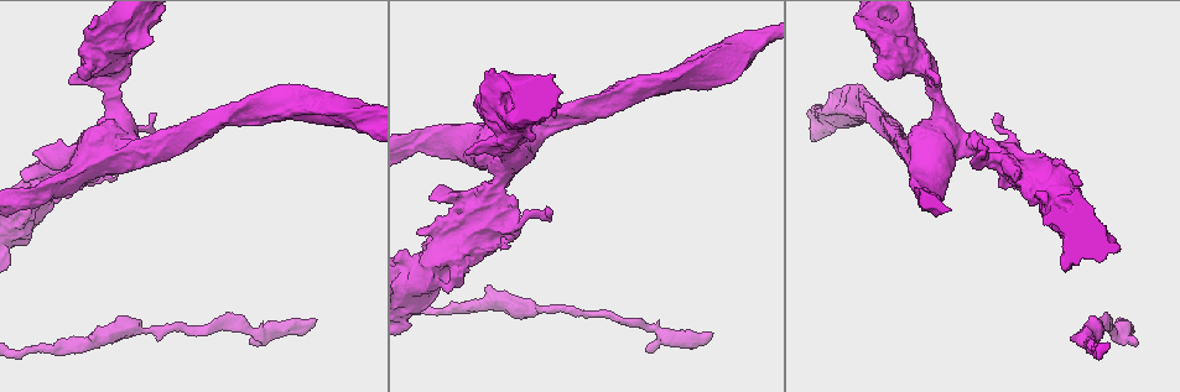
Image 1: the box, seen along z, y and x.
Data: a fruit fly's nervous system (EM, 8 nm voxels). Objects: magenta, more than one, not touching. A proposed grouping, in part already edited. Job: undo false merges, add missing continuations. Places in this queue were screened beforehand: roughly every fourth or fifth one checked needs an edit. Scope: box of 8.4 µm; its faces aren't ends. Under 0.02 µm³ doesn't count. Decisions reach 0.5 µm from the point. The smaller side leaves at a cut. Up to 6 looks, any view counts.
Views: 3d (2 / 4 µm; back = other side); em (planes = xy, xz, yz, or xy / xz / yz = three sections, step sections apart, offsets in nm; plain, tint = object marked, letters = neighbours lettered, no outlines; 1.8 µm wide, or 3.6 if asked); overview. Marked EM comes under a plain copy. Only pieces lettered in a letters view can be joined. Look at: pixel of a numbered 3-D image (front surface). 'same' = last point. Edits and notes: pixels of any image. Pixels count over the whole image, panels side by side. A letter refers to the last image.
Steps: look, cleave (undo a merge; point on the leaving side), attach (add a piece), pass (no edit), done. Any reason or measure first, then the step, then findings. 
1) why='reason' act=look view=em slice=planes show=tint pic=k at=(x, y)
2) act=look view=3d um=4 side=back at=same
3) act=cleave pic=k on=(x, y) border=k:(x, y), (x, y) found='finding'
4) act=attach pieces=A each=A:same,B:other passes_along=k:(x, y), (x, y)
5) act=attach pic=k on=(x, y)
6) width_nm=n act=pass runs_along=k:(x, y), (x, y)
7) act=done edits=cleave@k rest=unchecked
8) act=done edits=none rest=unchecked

why='free end' act=look view=em slice=xz step=8 show=tint pic=1 at=(313, 321)

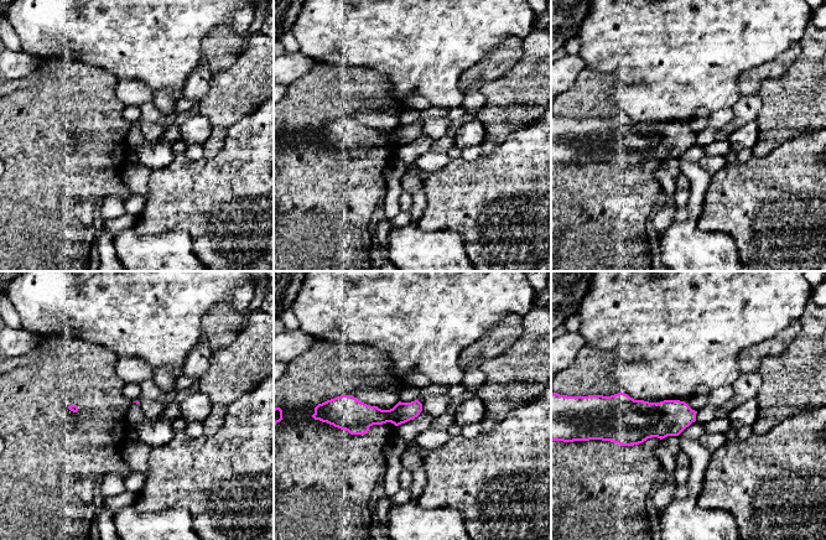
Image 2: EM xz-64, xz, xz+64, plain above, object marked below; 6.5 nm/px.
act=look view=em slice=planes show=letters at=same

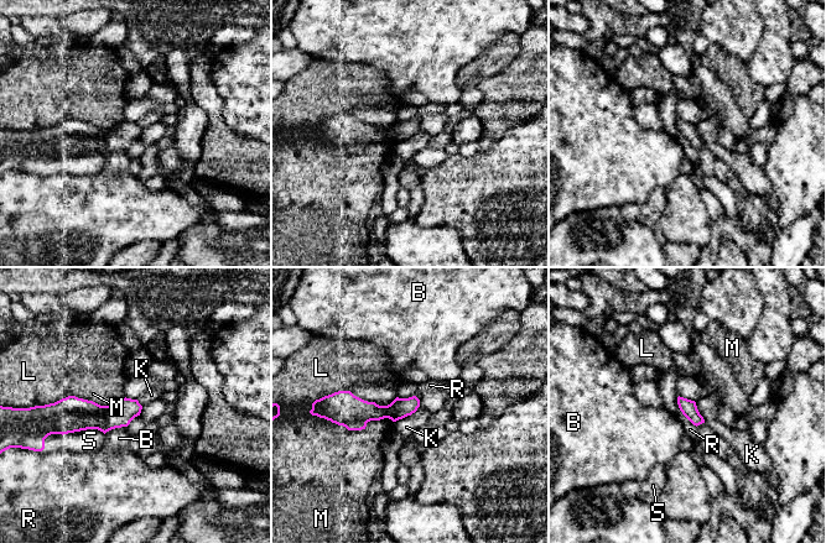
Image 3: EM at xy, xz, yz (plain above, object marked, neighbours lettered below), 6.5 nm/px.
act=attach pieces=S each=B:other,K:other,L:other,M:other,R:other,S:same passes_along=3:(69, 414), (83, 429), (89, 440) found='it goes on there'

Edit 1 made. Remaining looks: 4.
act=look view=3d um=4 pic=1 at=(1051, 192)

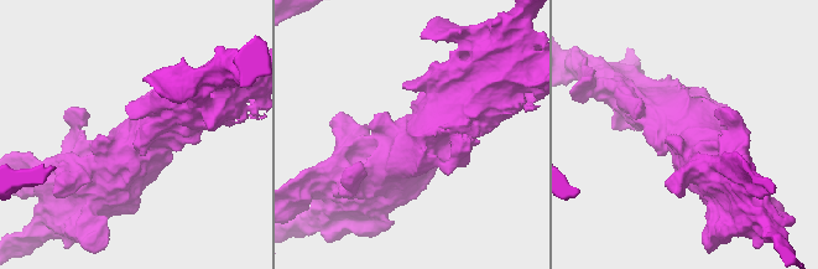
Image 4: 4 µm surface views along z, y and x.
why='now the EM' act=look view=em um=3.6 slice=yz step=8 show=letters pic=4 at=(690, 135)

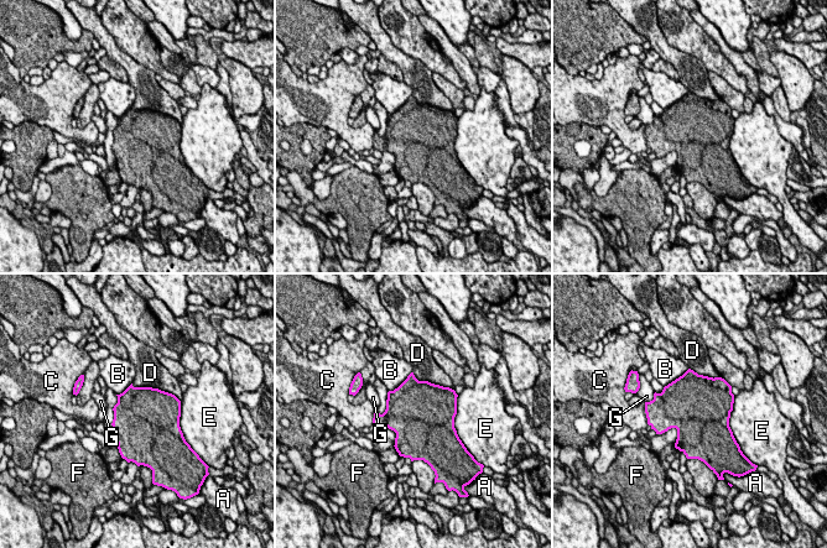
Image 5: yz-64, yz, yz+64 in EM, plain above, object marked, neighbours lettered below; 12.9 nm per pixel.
act=look view=em um=3.6 slice=planes show=letters at=same

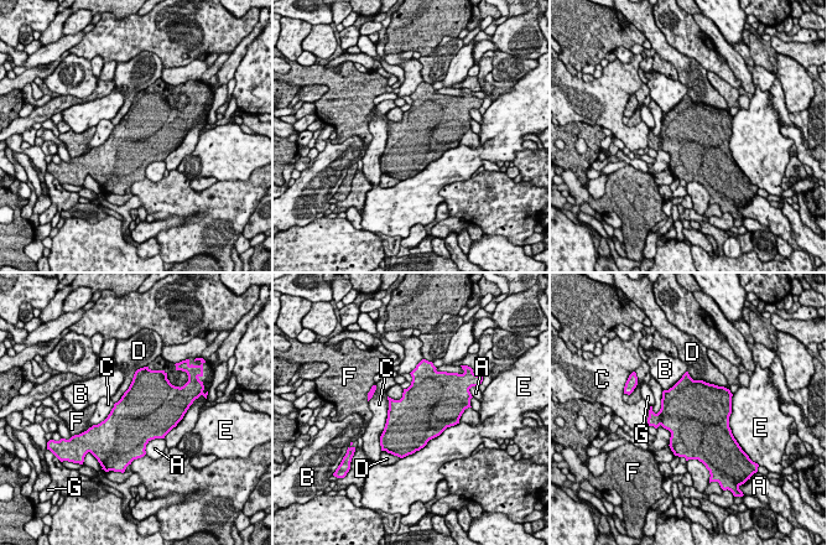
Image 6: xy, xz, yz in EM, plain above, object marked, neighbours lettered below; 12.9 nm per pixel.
longest_contact=E:650nm act=pass each=A:other,B:other,C:other,D:other,E:other,F:other,G:other found='one neuron here'

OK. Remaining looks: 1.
act=done edits=attach@3 rest=unchecked

